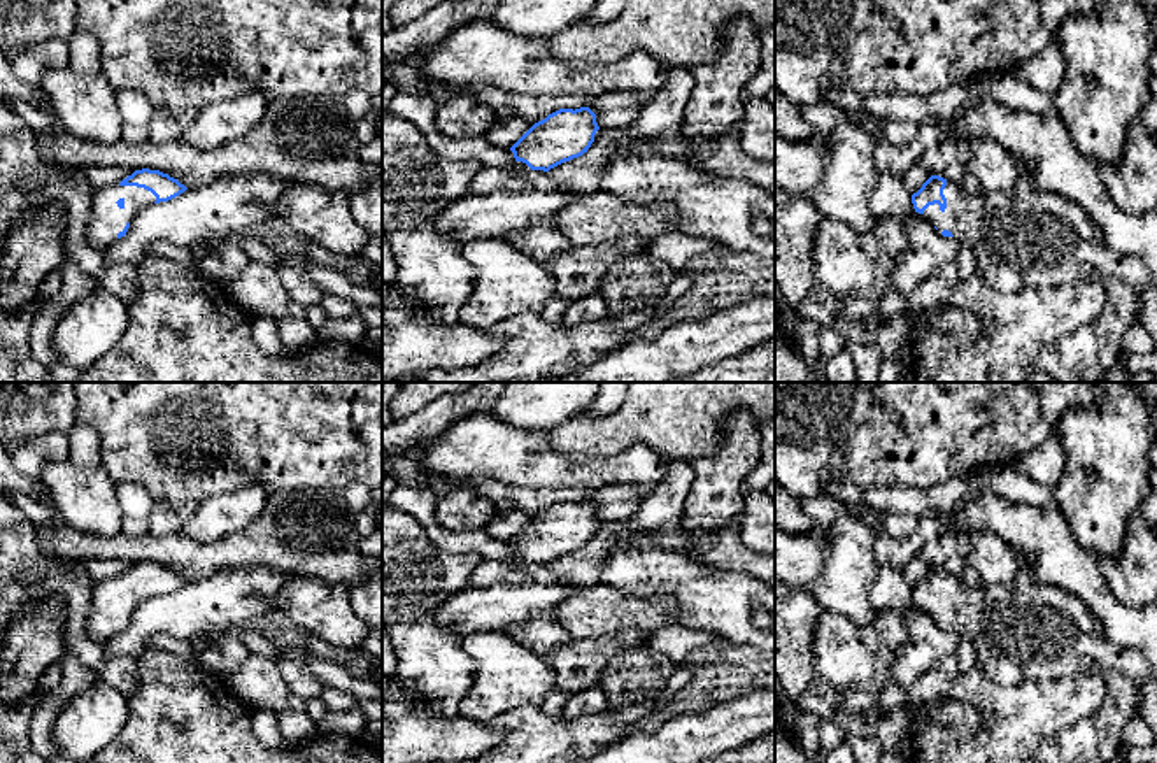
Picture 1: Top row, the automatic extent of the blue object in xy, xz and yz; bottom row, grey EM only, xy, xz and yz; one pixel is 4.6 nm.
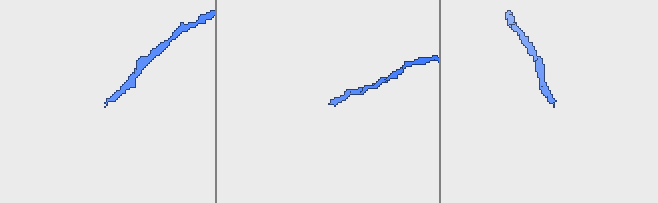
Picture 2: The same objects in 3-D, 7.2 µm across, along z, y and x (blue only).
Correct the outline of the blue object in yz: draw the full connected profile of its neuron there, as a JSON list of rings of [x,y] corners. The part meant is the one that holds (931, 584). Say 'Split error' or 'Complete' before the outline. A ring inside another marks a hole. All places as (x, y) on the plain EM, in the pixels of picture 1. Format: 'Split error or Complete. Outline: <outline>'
Split error. Outline: [[[1019,558],[1017,574],[1006,584],[982,586],[973,589],[959,581],[959,577],[940,568],[931,568],[922,581],[912,588],[915,605],[927,610],[943,630],[957,630],[961,637],[973,642],[976,665],[996,684],[1011,688],[1020,681],[1047,681],[1073,675],[1097,675],[1104,681],[1106,700],[1103,707],[1090,717],[1059,730],[1043,738],[1034,752],[1034,763],[1110,763],[1122,744],[1122,728],[1139,714],[1141,688],[1152,675],[1146,658],[1141,652],[1113,644],[1103,631],[1097,619],[1076,596],[1041,584],[1027,558]]]

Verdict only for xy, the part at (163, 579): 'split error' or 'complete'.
split error

